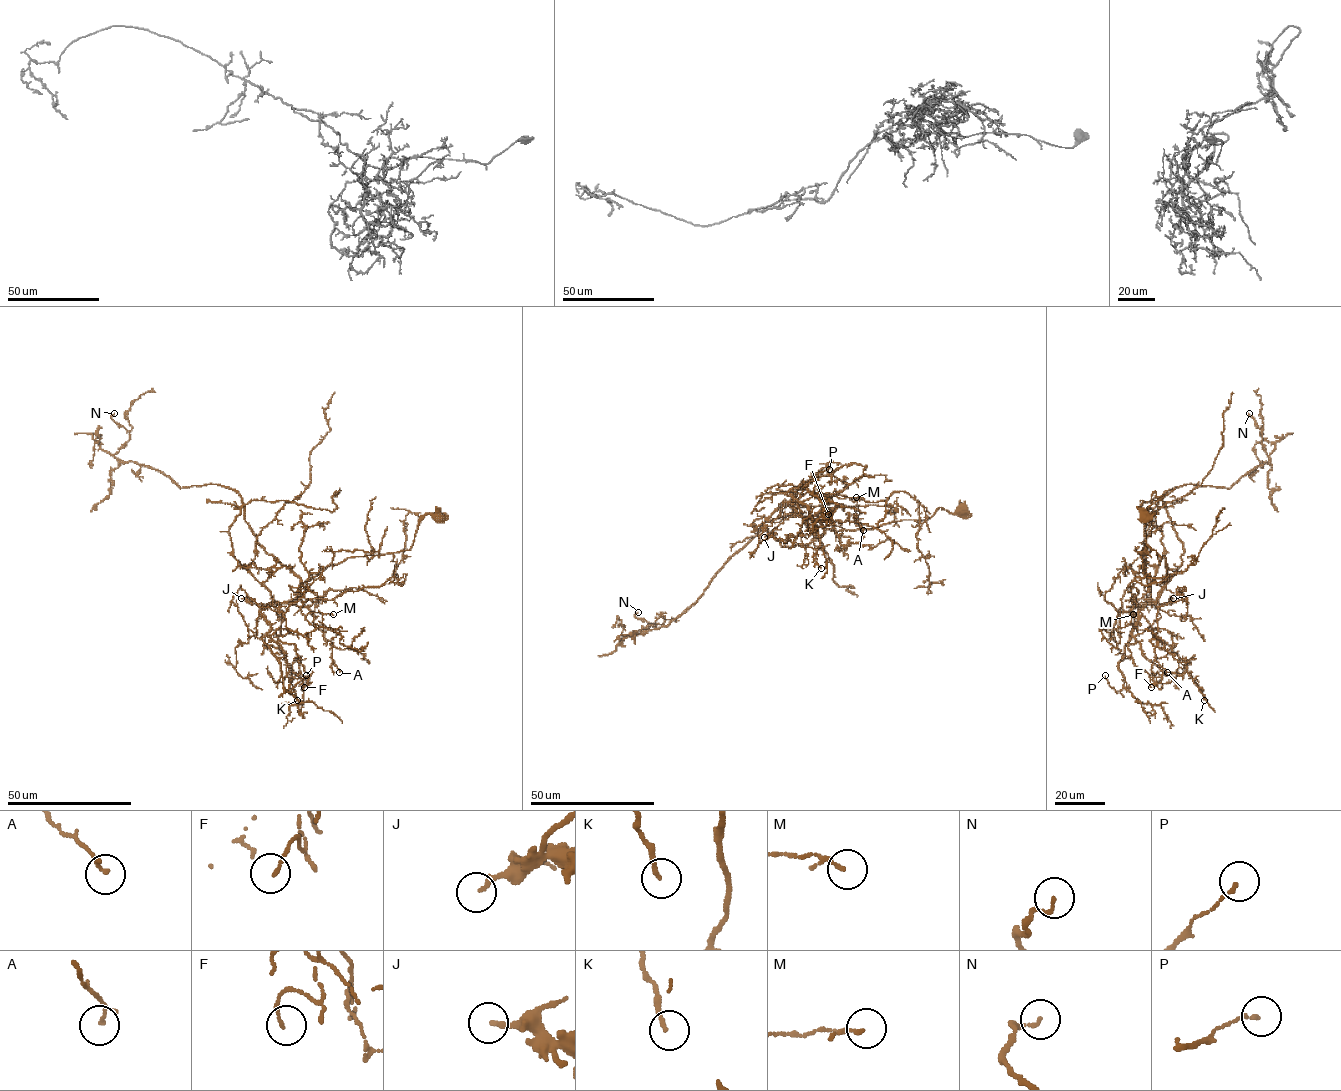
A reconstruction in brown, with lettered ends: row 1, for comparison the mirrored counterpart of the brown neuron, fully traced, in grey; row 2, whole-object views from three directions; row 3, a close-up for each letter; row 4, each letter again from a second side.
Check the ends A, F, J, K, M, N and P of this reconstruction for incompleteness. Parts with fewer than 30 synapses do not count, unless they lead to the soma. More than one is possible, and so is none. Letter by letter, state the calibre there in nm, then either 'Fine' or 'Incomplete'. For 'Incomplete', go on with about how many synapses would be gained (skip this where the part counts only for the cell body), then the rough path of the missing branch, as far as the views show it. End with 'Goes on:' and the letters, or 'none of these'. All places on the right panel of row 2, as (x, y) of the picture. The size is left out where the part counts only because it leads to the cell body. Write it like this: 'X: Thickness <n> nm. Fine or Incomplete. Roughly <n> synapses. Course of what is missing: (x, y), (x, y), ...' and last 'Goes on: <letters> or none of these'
A: Thickness 80 nm. Fine
F: Thickness 90 nm. Fine
J: Thickness 170 nm. Fine
K: Thickness 140 nm. Fine
M: Thickness 90 nm. Fine
N: Thickness 120 nm. Fine
P: Thickness 110 nm. Fine
Goes on: none of these

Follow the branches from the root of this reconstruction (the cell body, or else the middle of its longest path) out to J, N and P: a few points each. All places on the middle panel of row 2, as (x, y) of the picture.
J: (962, 509), (950, 513), (939, 507), (924, 520), (838, 530), (827, 529), (817, 521), (790, 516), (764, 537)
N: (962, 509), (826, 529), (790, 547), (764, 526), (667, 626), (638, 633), (653, 625), (638, 612)
P: (962, 509), (827, 529), (784, 502), (829, 469)

